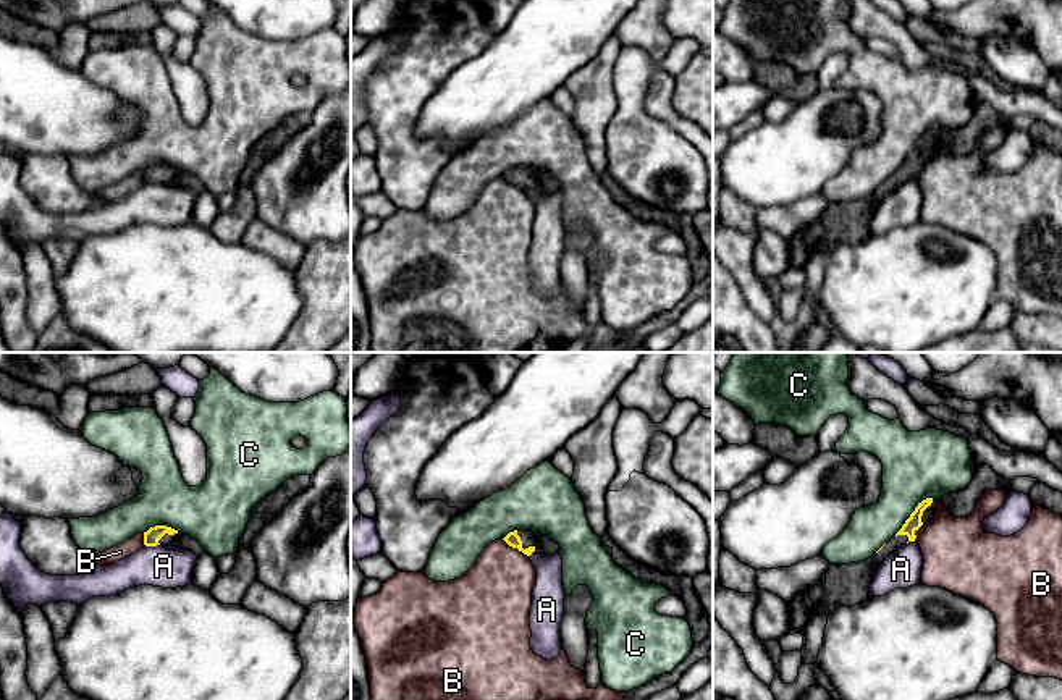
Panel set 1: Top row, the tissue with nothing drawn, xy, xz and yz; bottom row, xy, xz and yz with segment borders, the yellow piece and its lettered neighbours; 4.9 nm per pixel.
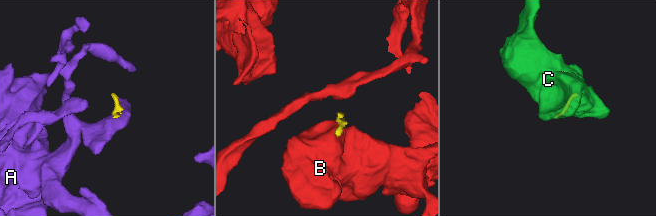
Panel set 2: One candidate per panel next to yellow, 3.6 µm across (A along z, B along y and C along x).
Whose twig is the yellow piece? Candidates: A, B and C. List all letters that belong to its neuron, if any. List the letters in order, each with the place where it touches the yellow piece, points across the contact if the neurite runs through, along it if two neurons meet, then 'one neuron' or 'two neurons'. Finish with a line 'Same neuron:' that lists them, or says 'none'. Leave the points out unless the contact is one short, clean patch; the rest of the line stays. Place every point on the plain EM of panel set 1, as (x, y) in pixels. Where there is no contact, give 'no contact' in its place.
A: meets yellow in xy at (152, 183); border along xy (159, 181), (146, 185); two neurons
B: meets yellow in xz at (514, 185); border along xz (501, 177), (527, 194); two neurons
C: meets yellow in yz at (910, 152); two neurons
Same neuron: none

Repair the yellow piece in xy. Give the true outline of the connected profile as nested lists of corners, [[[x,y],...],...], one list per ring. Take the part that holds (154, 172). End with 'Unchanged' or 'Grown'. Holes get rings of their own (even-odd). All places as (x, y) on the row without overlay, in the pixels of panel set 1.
[[[155,163],[144,170],[144,183],[145,184],[157,184],[166,183],[181,188],[192,189],[196,194],[204,191],[204,186],[197,178],[186,171],[179,171],[178,168],[166,165],[166,163]]]. Grown

